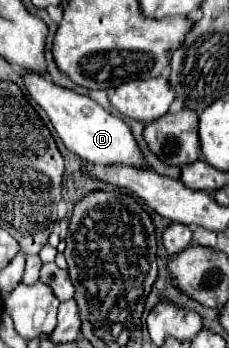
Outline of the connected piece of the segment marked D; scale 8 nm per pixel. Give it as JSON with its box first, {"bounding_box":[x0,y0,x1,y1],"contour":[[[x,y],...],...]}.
{"bounding_box":[24,73,148,169],"contour":[[[26,73],[24,83],[26,83],[28,93],[36,99],[36,103],[50,117],[62,143],[72,153],[76,153],[78,157],[82,157],[88,163],[104,165],[104,167],[110,167],[110,165],[128,165],[128,167],[136,167],[136,169],[148,167],[146,157],[140,151],[140,147],[138,147],[130,127],[124,123],[124,119],[108,113],[104,107],[100,107],[90,97],[78,95],[76,91],[70,91],[70,89],[64,89],[64,87],[48,81],[42,75]]]}

